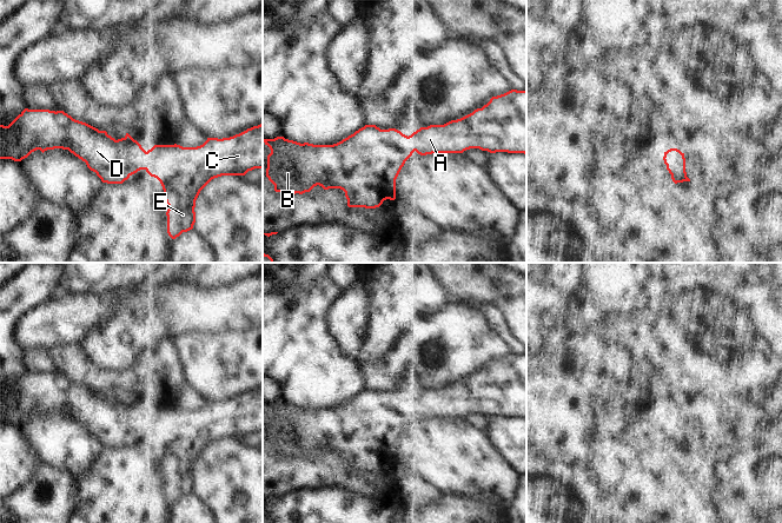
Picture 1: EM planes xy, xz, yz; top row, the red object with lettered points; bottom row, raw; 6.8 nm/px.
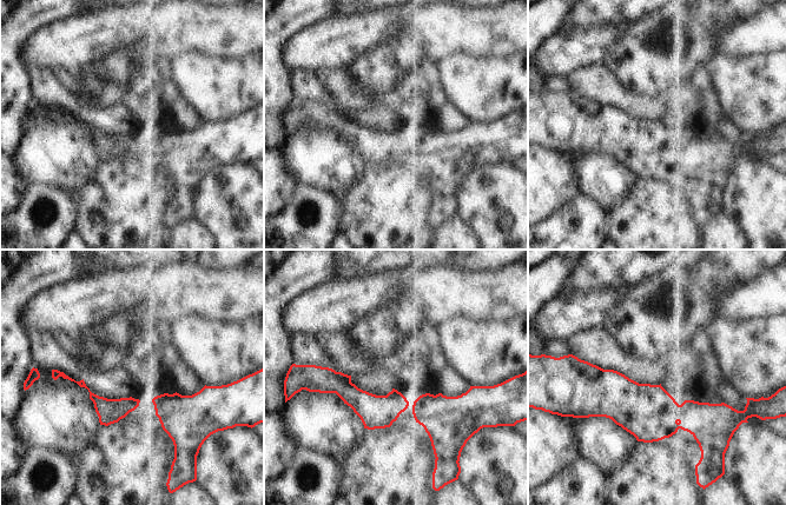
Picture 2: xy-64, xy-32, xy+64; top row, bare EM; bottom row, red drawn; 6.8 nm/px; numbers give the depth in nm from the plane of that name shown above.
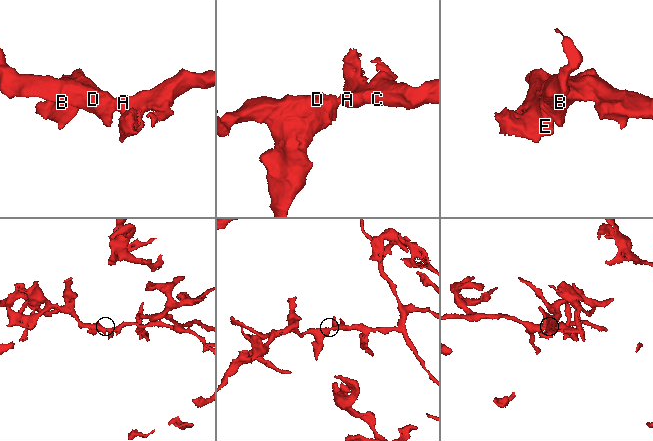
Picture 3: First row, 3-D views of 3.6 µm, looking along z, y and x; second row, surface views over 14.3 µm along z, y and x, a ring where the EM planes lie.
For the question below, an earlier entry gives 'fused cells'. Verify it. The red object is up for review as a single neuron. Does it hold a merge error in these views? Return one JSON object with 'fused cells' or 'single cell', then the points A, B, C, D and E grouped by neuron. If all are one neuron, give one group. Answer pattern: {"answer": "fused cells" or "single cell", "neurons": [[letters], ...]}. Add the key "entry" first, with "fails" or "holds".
{"entry": "fails", "answer": "single cell", "neurons": [["A", "B", "C", "D", "E"]]}

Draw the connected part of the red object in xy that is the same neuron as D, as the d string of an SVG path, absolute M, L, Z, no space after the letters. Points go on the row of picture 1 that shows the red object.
M25 108L8 126L0 125L0 159L21 161L37 150L44 153L54 148L68 150L85 161L102 183L122 184L140 170L157 178L168 205L167 233L175 239L193 229L196 200L212 179L221 176L245 176L248 171L263 168L263 124L230 138L207 138L197 147L154 145L147 152L128 133L115 140L106 131L75 120L64 111Z

